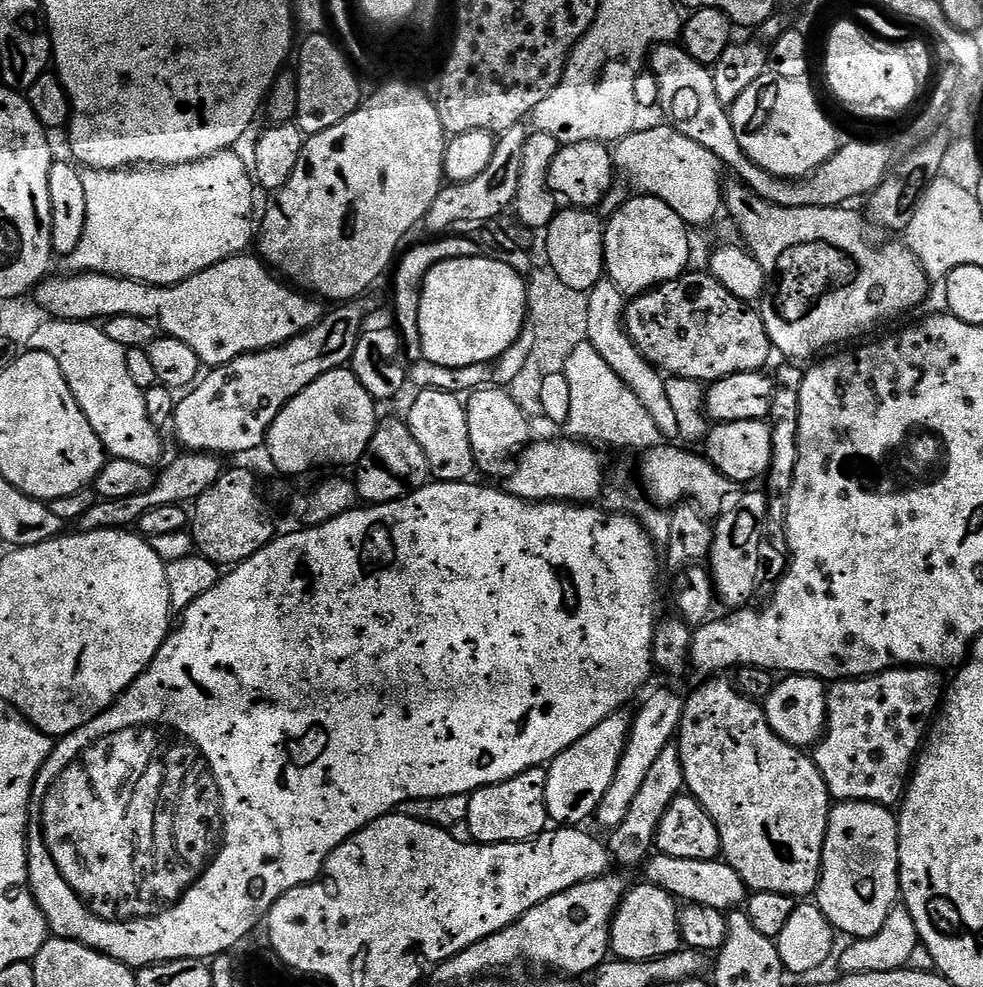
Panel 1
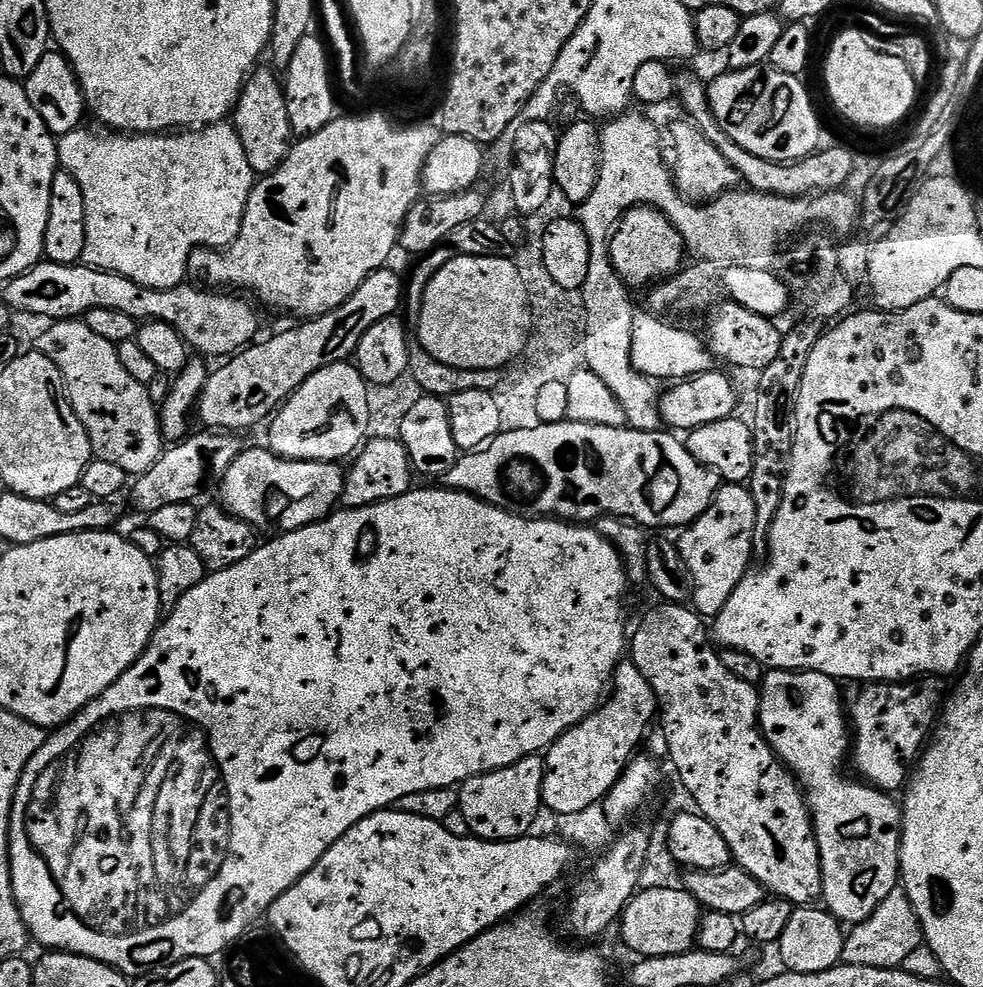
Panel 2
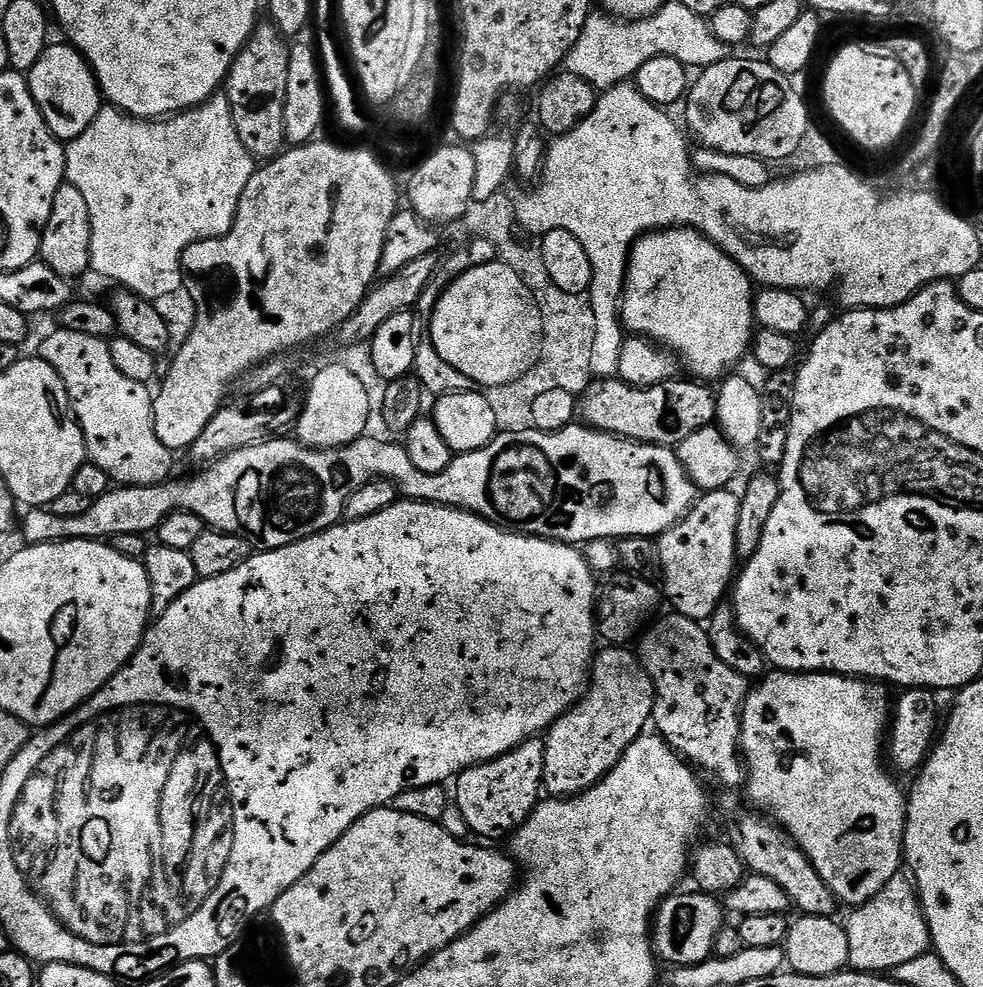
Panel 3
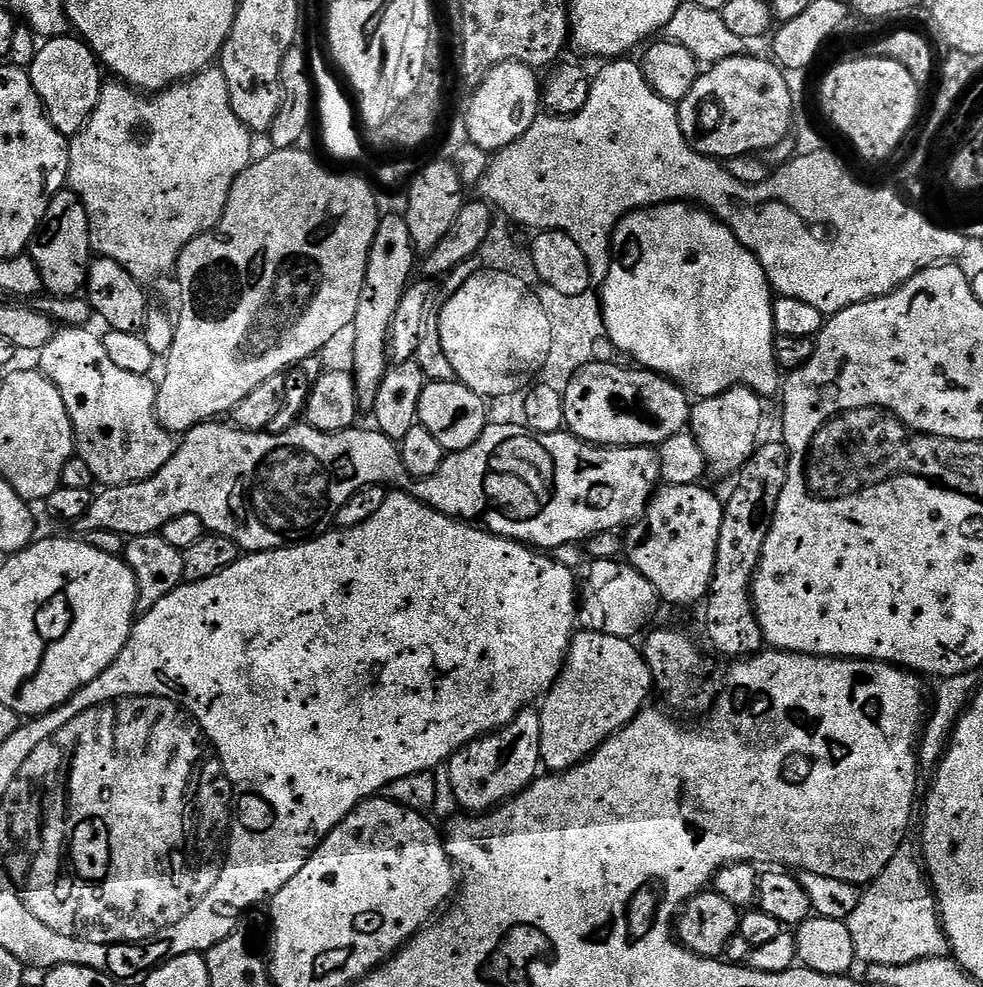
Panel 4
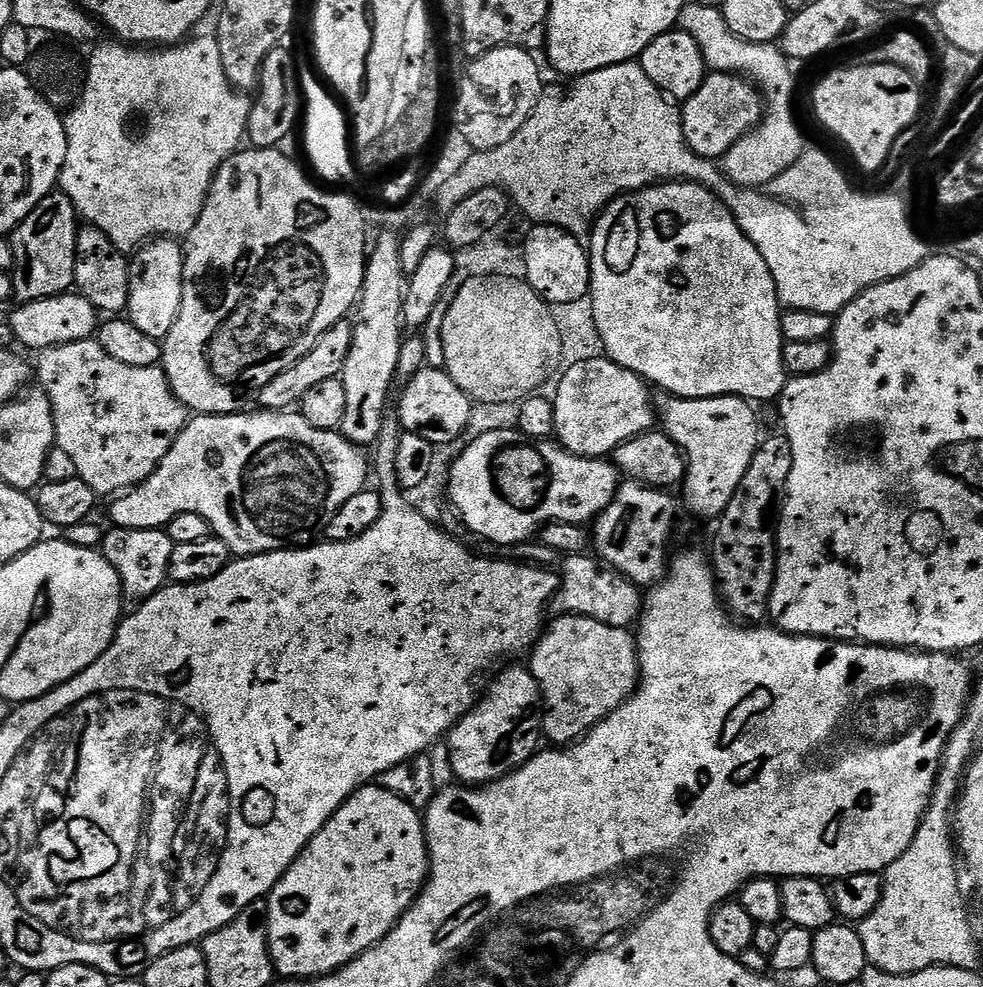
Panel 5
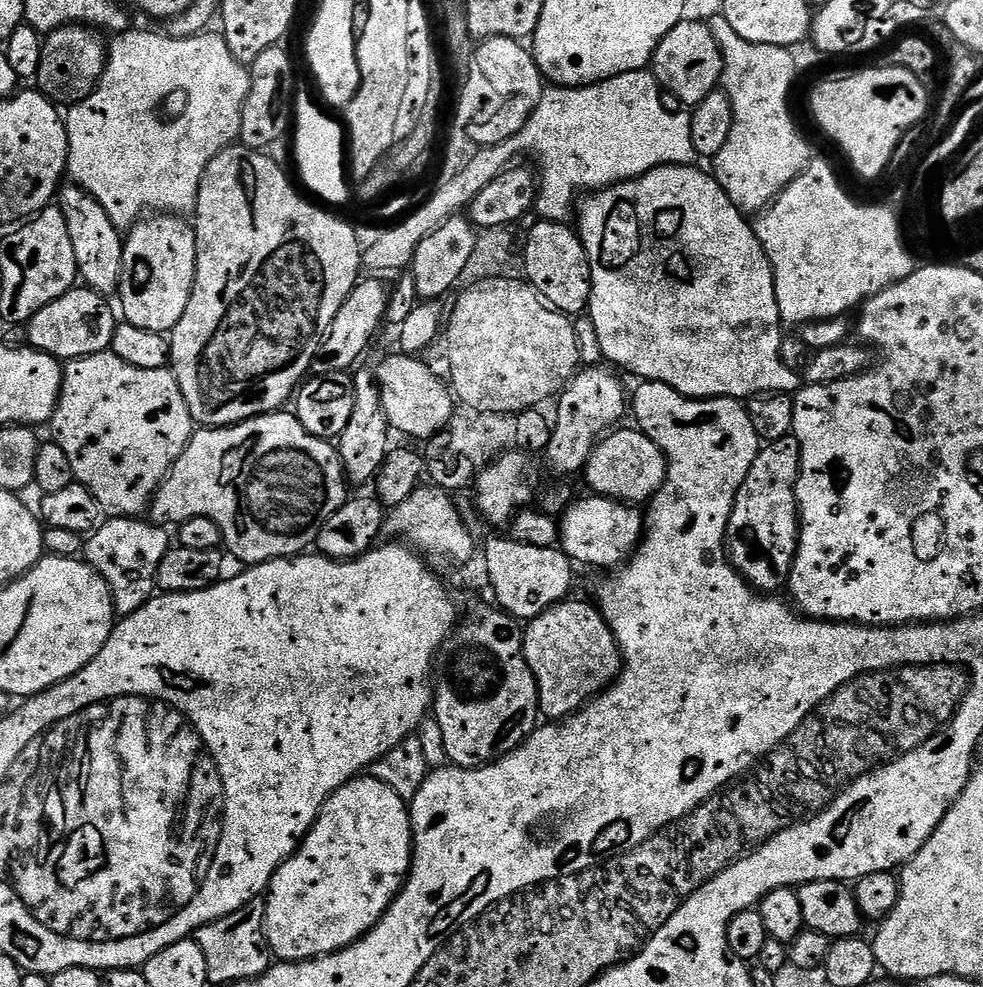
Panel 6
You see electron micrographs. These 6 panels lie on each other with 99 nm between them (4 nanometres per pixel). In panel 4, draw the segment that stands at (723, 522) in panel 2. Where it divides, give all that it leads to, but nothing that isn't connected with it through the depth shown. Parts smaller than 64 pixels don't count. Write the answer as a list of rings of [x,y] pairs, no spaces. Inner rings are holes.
[[[703,483],[661,487],[648,501],[644,515],[626,532],[626,560],[656,588],[659,599],[668,604],[696,604],[707,597],[718,558],[718,536],[722,534],[725,501],[720,500]]]

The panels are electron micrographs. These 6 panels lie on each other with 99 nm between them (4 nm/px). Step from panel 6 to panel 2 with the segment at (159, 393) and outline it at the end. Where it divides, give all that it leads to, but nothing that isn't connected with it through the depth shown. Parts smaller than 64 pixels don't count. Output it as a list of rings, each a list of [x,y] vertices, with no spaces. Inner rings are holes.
[[[83,319],[58,320],[49,323],[47,327],[37,338],[35,351],[41,352],[43,356],[50,358],[50,362],[54,362],[54,366],[58,366],[64,379],[64,388],[74,406],[74,414],[78,414],[92,443],[93,457],[102,462],[114,462],[114,466],[122,466],[122,470],[126,470],[132,478],[150,470],[150,466],[154,466],[154,462],[158,462],[163,454],[166,441],[160,432],[158,405],[150,398],[147,387],[134,382],[134,378],[130,378],[130,374],[122,370],[122,358],[118,358],[116,345],[106,342],[106,338],[98,338],[98,334],[94,334],[94,330],[90,330]]]

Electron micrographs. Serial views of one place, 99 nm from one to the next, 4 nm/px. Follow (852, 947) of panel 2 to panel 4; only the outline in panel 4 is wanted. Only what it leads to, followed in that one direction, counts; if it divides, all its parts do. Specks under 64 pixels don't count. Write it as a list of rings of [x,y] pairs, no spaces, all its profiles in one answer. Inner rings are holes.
[[[907,850],[896,853],[895,858],[882,870],[882,874],[863,889],[858,910],[850,914],[847,920],[850,938],[854,938],[854,950],[857,961],[864,964],[881,964],[882,966],[906,966],[919,960],[929,960],[935,956],[948,956],[950,949],[940,923],[940,913],[936,906],[936,893],[922,867]]]

